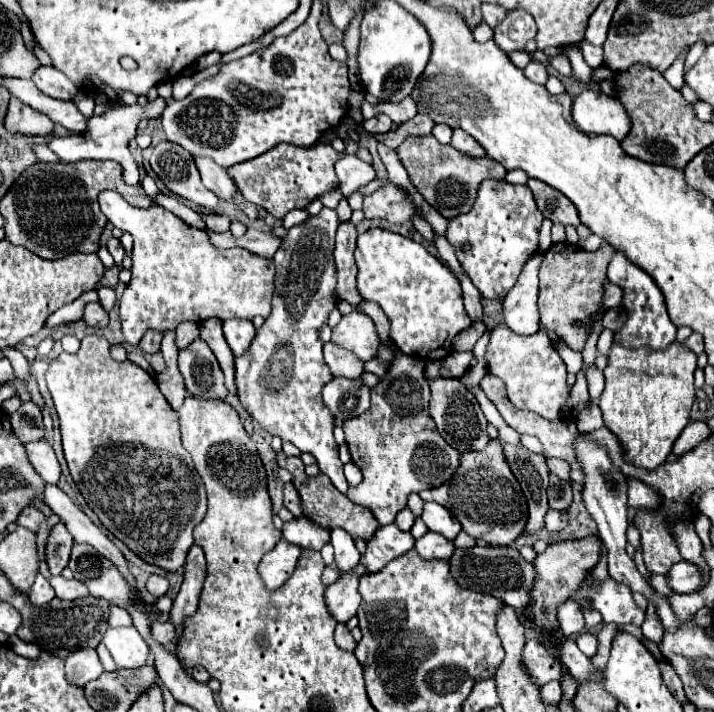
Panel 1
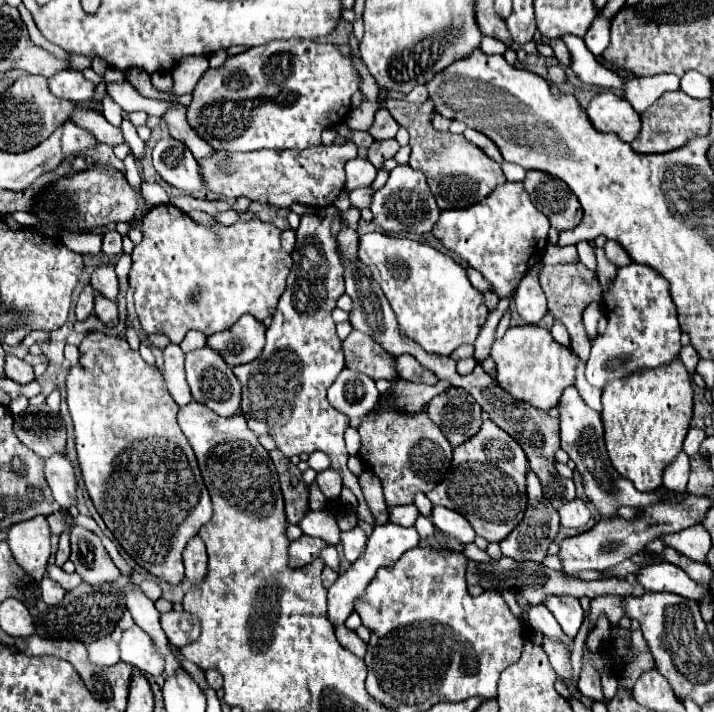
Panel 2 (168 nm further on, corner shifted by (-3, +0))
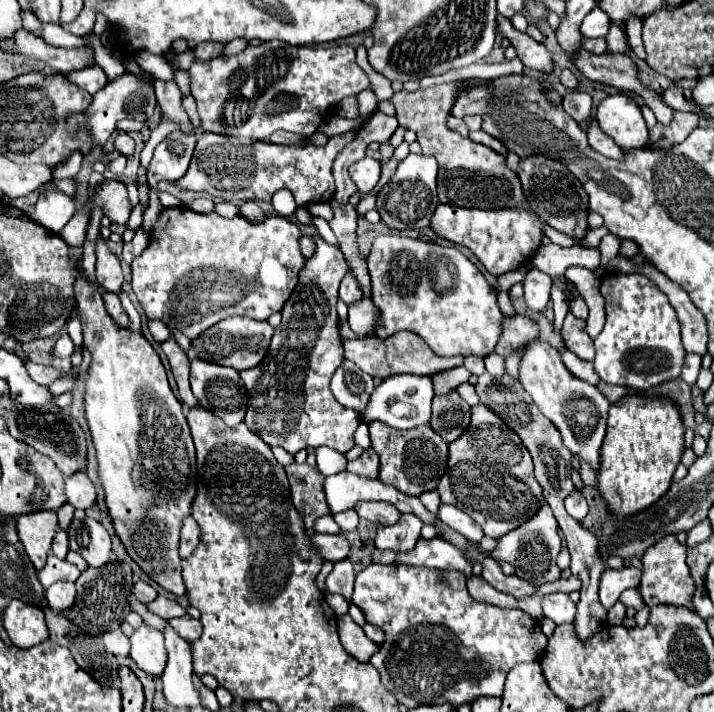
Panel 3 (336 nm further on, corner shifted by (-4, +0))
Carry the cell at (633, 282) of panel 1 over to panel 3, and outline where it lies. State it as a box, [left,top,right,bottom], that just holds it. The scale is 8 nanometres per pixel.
[594,272,686,390]

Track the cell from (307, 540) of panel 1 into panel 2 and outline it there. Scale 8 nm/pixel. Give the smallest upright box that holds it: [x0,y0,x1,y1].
[321,546,339,570]

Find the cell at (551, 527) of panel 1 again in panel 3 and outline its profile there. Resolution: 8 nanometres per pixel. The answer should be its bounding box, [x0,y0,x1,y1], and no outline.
[564,490,588,522]

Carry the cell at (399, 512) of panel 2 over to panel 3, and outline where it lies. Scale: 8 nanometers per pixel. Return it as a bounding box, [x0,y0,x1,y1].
[356,502,400,526]

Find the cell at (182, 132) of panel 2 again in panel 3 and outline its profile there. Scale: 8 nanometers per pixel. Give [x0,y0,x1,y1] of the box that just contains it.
[154,80,194,132]

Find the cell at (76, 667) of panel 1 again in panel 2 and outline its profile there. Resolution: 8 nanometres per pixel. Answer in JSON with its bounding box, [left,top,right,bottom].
[87,638,119,666]

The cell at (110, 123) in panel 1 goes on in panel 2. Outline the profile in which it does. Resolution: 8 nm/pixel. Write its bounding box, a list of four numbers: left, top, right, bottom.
[169,56,209,96]

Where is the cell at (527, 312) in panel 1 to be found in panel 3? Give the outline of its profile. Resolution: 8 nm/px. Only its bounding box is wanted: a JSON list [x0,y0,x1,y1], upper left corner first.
[524,268,552,312]

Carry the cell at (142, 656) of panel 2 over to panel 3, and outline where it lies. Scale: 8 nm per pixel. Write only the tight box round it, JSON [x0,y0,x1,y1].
[130,624,166,676]

